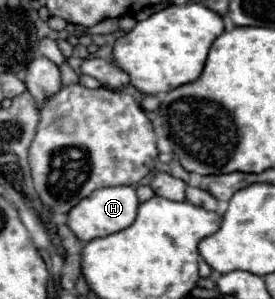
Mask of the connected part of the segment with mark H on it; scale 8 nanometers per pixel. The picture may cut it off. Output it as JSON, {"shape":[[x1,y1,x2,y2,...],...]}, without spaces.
{"shape":[[112,186,112,188,94,190,90,198,84,198,82,202,78,202,78,206,74,206,68,212,68,226,82,242,90,242,100,236,110,236,114,232,128,228,134,222,138,204,140,202,138,202,134,186]]}

